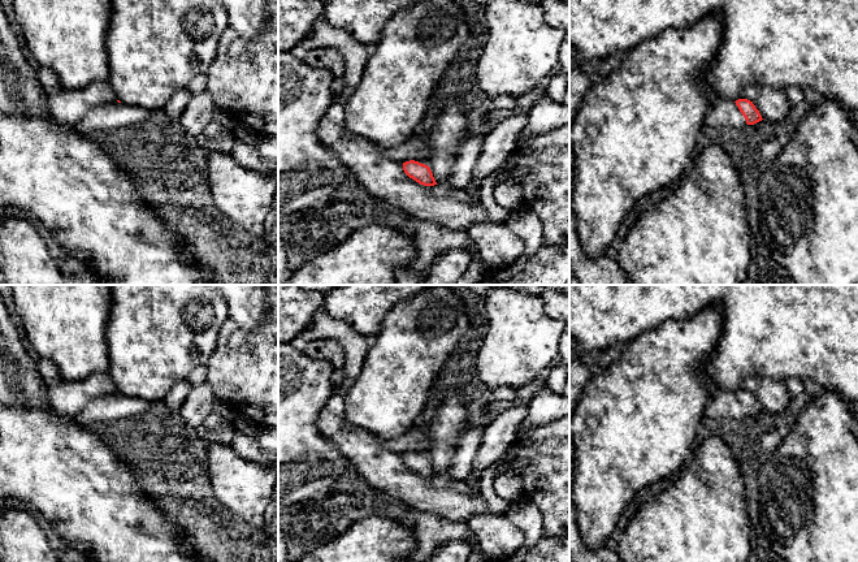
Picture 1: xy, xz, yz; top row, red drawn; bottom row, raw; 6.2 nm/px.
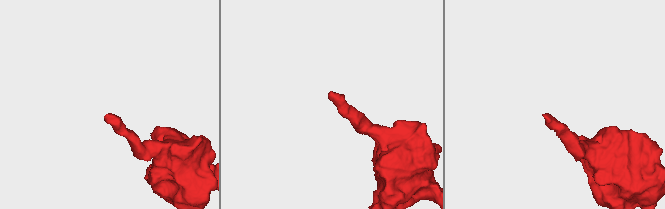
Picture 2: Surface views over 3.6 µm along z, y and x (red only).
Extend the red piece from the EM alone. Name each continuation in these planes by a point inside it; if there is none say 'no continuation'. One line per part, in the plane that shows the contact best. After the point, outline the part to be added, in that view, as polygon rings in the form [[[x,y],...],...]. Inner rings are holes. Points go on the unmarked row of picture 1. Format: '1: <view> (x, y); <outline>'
1: yz (723, 405); [[[715,389],[705,408],[706,424],[715,424],[729,419],[742,419],[746,411],[733,392]]]

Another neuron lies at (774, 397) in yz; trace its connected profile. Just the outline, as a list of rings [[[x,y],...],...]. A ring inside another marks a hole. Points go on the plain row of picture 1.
[[[749,377],[741,382],[741,390],[750,392],[762,410],[771,414],[786,411],[793,398],[784,382],[770,377]]]

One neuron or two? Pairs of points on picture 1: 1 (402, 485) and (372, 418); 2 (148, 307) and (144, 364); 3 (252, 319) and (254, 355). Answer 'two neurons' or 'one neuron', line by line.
1: two neurons
2: one neuron
3: two neurons

